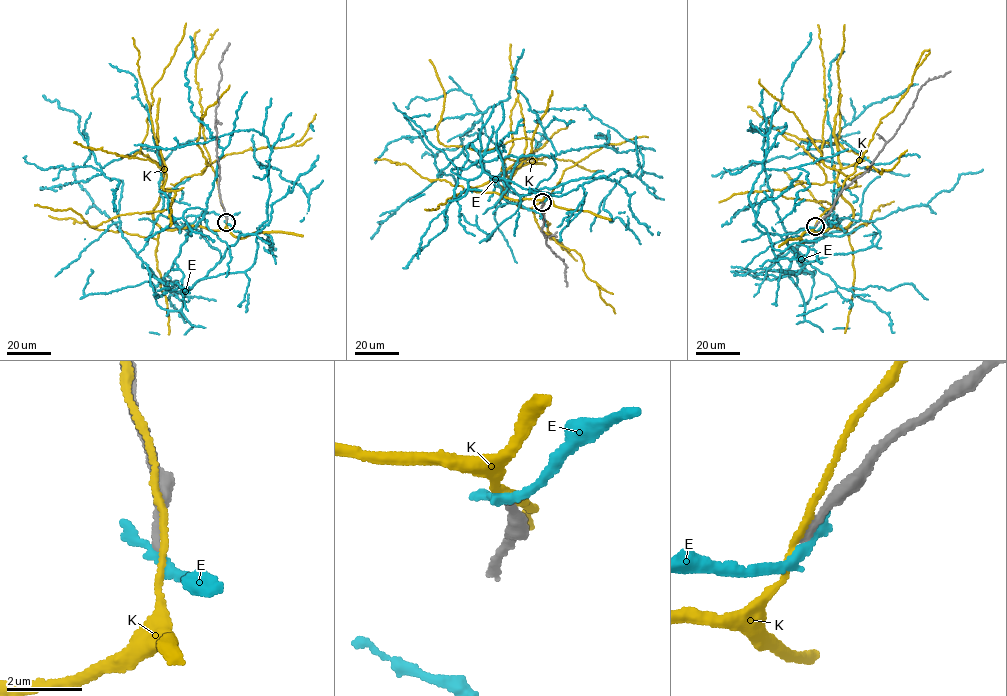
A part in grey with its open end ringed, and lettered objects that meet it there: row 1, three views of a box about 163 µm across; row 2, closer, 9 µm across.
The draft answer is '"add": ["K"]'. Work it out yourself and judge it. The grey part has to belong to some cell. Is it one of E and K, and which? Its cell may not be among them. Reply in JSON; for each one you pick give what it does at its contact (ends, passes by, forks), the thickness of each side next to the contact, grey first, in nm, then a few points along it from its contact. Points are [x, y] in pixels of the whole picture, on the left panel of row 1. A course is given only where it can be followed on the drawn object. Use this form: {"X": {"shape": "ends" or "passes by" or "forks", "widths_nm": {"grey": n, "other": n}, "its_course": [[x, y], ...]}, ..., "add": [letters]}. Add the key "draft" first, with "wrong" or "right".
{"draft": "wrong", "add": []}

